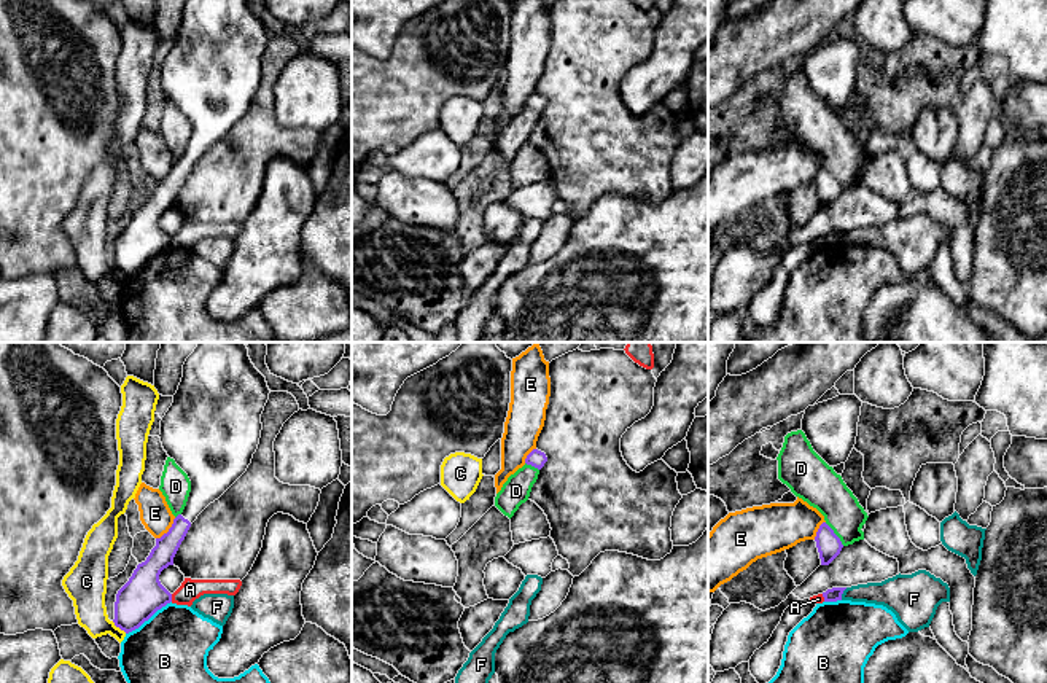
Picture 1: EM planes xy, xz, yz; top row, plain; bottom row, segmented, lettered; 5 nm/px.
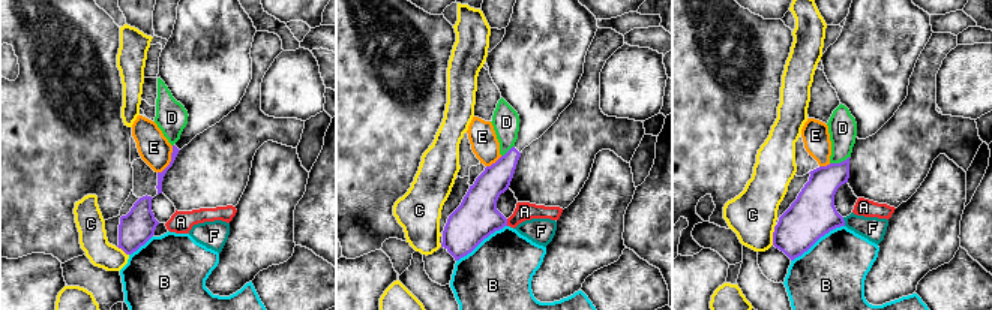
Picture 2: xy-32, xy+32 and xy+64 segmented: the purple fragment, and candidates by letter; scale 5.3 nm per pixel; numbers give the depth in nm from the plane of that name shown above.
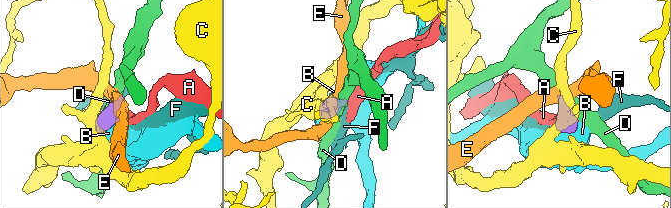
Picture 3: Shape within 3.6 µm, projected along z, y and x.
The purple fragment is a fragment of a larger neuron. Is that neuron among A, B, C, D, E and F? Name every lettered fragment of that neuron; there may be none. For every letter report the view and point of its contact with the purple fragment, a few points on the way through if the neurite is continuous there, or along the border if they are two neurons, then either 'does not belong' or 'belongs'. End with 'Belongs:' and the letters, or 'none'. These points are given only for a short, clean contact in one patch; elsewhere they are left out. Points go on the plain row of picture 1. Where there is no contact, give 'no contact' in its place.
A: xy (171, 241) | along xy (171, 238), (172, 244) | does not belong
B: xy (148, 261) | does not belong
C: xy (120, 271) | along xy (112, 265), (126, 276) | does not belong
D: yz (834, 177) | does not belong
E: xy (169, 174) | along xy (175, 161), (172, 169), (156, 182) | does not belong
F: yz (842, 236) | along yz (847, 231), (840, 242) | does not belong
Belongs: none

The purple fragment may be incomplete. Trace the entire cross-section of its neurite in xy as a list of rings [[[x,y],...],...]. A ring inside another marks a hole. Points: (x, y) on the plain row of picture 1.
[[[188,0],[173,46],[161,64],[164,94],[188,118],[191,135],[181,158],[138,207],[129,224],[118,234],[115,269],[126,277],[138,272],[158,253],[172,245],[172,237],[161,228],[159,218],[169,209],[185,183],[191,167],[218,143],[248,111],[261,81],[261,57],[269,43],[266,21],[250,0]]]

